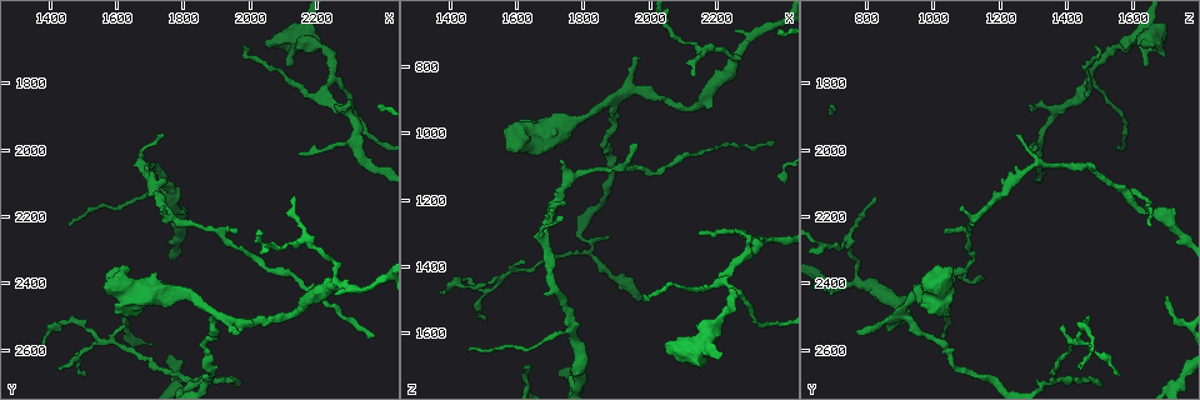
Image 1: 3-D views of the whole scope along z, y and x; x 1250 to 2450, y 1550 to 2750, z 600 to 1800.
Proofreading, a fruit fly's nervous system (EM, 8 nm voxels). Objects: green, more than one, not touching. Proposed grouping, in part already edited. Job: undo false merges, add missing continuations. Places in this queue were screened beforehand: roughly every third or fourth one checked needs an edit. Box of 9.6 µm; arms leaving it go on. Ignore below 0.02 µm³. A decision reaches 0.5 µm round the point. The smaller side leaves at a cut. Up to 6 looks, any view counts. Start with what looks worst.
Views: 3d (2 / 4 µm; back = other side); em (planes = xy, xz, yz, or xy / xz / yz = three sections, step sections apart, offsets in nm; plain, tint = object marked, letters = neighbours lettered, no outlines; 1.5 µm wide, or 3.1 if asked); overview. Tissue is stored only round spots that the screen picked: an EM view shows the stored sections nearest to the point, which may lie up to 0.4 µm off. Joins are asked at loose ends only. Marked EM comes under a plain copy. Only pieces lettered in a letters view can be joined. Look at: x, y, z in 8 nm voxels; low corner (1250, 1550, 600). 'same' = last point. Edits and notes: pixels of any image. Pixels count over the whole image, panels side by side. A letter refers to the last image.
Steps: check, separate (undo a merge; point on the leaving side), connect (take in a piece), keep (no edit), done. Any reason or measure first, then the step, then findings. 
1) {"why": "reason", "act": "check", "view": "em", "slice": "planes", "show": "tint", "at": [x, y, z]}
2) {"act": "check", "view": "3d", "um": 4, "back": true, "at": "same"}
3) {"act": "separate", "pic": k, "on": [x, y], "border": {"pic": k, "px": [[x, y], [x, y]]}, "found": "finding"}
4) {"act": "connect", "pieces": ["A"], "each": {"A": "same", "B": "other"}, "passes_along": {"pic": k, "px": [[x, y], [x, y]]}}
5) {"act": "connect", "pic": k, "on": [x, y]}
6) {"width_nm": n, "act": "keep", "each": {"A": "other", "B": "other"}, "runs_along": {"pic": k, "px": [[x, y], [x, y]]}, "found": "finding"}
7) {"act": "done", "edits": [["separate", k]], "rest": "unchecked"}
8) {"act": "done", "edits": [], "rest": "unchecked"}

{"why": "thin end", "act": "check", "view": "em", "slice": "xy", "step": 4, "show": "letters", "at": [2370, 2560, 1020]}

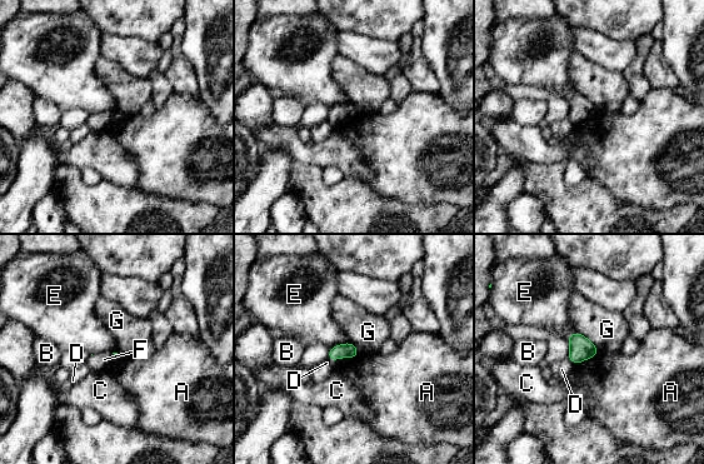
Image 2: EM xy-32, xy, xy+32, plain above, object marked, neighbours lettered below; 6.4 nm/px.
{"act": "connect", "pieces": ["F"], "each": {"A": "other", "B": "other", "C": "other", "D": "other", "E": "other", "F": "same", "G": "other"}, "found": "the neuron continues"}

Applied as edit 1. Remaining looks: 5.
{"act": "check", "view": "em", "slice": "xz", "step": 4, "show": "letters", "at": [2140, 2150, 840]}

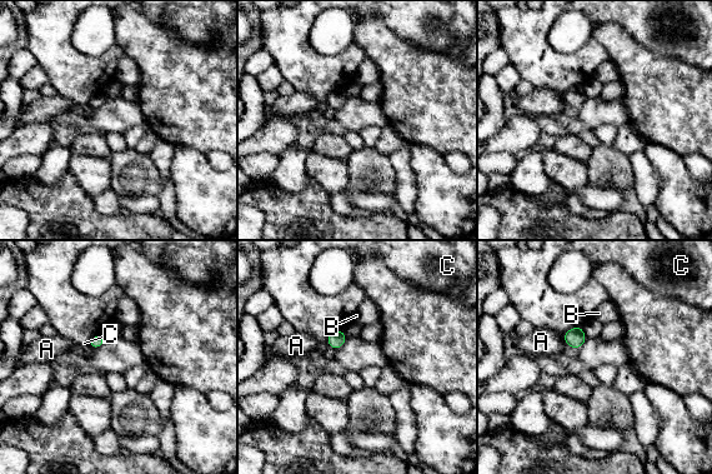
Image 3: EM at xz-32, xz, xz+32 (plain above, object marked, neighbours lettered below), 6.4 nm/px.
{"longest_contact_nm": ["A", 50], "act": "keep", "each": {"A": "other", "B": "other", "C": "other"}, "border": {"pic": 3, "px": [[562, 338], [566, 344]]}, "found": "no lettered piece goes on from it"}

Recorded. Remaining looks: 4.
{"why": "a fork", "act": "check", "view": "em", "slice": "planes", "show": "tint", "at": [2260, 2390, 780]}

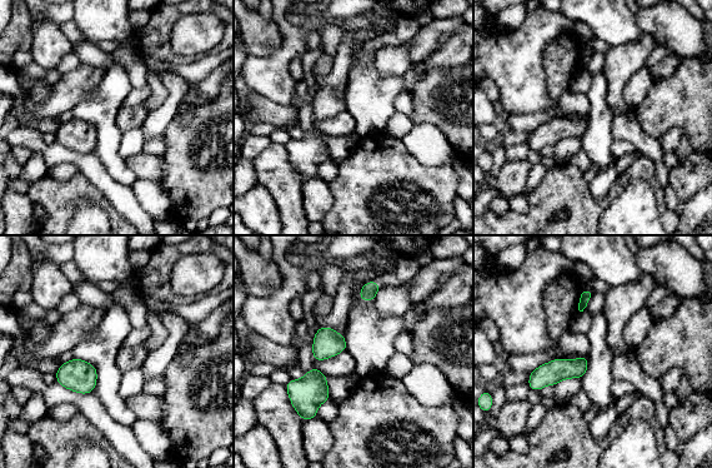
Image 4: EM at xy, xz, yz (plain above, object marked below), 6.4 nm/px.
{"act": "check", "view": "em", "slice": "planes", "show": "letters", "at": "same"}

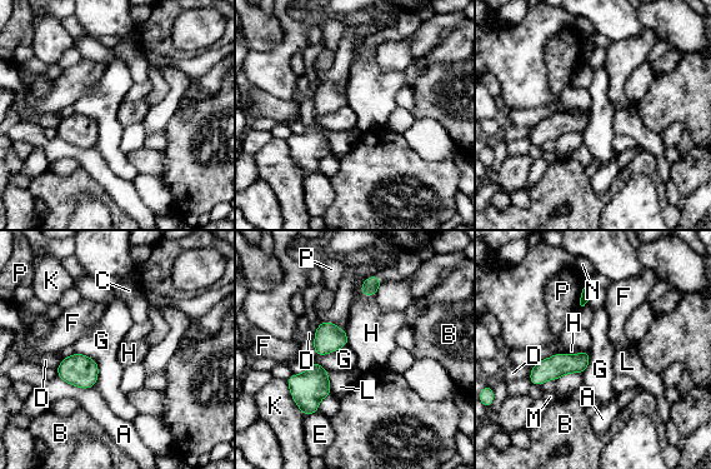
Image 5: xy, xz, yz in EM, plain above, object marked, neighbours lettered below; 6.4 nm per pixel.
{"width_nm": 130, "act": "keep", "each": {"A": "other", "B": "other", "C": "other", "D": "other", "E": "other", "F": "other", "G": "other", "H": "other", "K": "other", "L": "other", "M": "other", "N": "other", "P": "other"}, "found": "continuous, no second neuron"}

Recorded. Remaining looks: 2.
{"act": "done", "edits": [["connect", 2]], "rest": "unchecked"}

